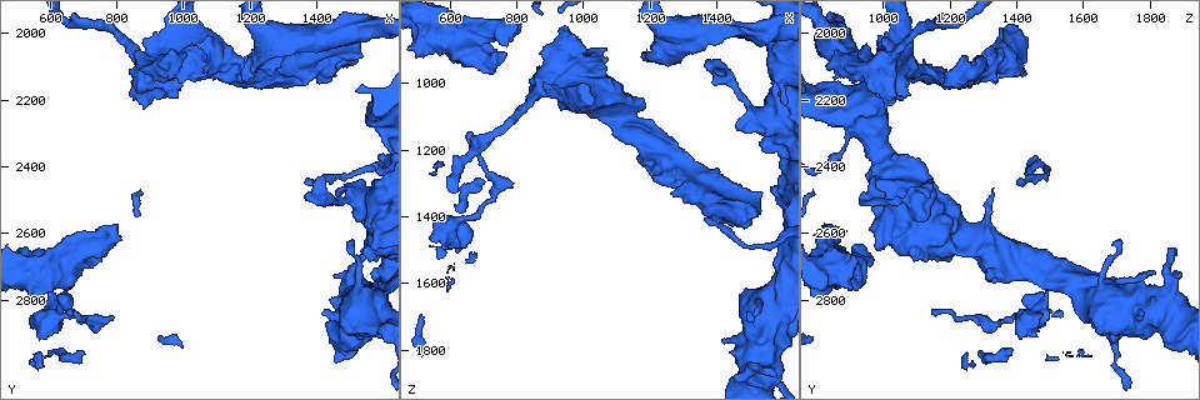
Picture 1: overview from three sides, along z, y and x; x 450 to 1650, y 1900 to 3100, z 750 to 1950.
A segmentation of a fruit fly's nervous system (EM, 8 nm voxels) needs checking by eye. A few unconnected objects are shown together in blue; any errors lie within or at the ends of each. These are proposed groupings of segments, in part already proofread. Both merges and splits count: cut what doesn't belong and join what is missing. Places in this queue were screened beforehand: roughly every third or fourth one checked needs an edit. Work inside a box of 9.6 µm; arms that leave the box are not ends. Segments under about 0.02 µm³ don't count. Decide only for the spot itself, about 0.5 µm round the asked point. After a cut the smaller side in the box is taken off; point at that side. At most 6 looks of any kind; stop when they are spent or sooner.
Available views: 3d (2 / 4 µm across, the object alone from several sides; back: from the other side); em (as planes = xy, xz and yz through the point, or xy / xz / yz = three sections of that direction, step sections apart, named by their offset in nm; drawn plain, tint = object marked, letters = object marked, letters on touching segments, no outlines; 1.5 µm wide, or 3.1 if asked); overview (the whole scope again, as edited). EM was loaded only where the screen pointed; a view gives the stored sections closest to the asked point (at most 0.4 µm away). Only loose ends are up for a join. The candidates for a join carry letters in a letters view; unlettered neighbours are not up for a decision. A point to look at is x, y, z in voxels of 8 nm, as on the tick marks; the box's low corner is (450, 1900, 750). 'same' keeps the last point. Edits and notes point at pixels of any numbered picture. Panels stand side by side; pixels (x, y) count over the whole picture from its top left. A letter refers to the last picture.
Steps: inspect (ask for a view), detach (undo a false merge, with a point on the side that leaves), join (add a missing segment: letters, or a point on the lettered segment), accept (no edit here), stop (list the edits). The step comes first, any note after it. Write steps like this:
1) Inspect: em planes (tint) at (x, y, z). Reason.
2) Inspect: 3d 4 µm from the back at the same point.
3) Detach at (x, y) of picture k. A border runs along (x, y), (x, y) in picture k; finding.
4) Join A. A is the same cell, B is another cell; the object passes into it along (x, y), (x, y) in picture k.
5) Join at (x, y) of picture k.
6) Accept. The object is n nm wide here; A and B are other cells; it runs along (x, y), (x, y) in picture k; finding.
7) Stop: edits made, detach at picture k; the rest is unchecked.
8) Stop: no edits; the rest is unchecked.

Inspect: 3d 2 µm at (1210, 2080, 1280). An open end.

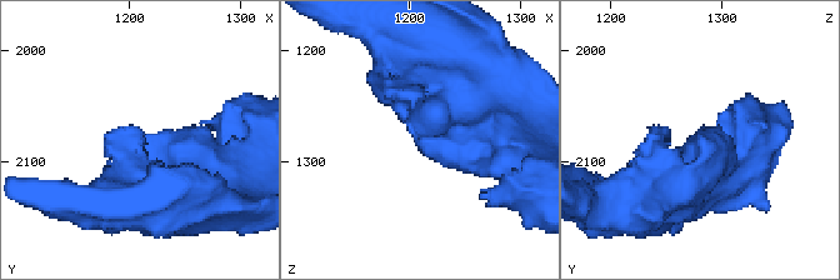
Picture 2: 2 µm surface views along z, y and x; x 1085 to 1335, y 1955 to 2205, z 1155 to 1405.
Inspect: em xy step 4 (tint) at (1210, 2084, 1282).

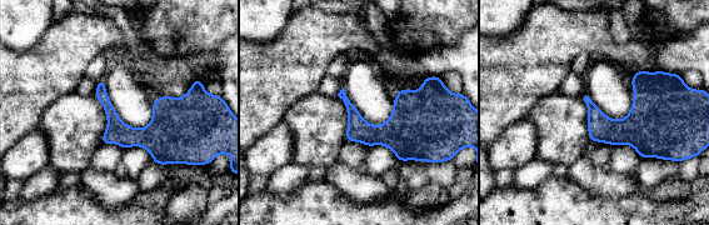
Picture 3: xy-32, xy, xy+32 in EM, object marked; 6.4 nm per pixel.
Inspect: em planes (letters) at the same point. Cut it another way.

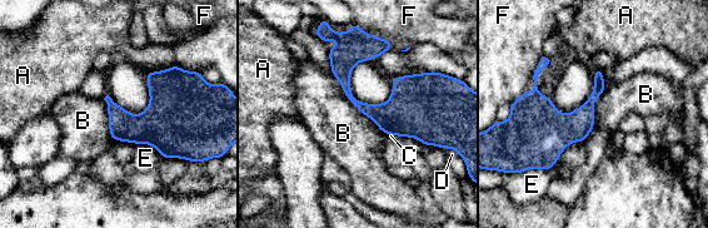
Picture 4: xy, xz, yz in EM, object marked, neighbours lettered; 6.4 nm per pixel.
Accept. A, B, C, D, E and F are other cells; a border runs along (330, 70), (343, 94), (383, 133) in picture 4; none of them fits.

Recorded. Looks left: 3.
Inspect: 3d 4 µm at (1520, 1970, 1400). Branch stops here.

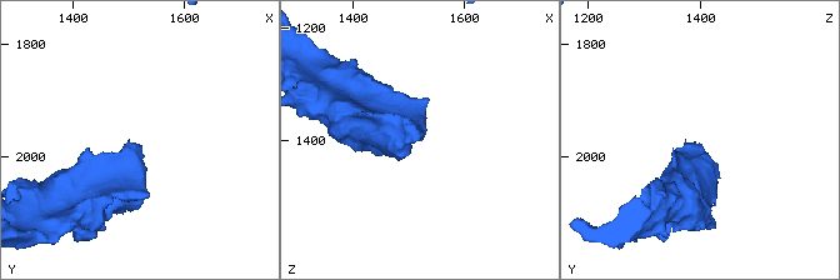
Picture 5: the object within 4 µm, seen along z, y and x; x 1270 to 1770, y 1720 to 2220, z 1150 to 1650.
Inspect: em planes (letters) at (1515, 1970, 1395). Need the tissue.

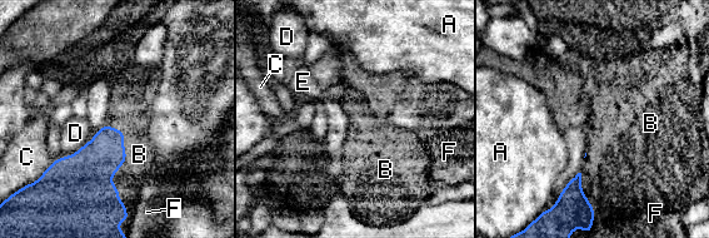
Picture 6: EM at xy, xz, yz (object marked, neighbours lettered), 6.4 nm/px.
Join B. B is the same cell, A, C, D, E and F are other cells; the object passes into it along (90, 170), (124, 152), (139, 154) in picture 6; it goes on there.

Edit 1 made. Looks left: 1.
Stop: edits made, join at picture 6; the rest is unchecked.

